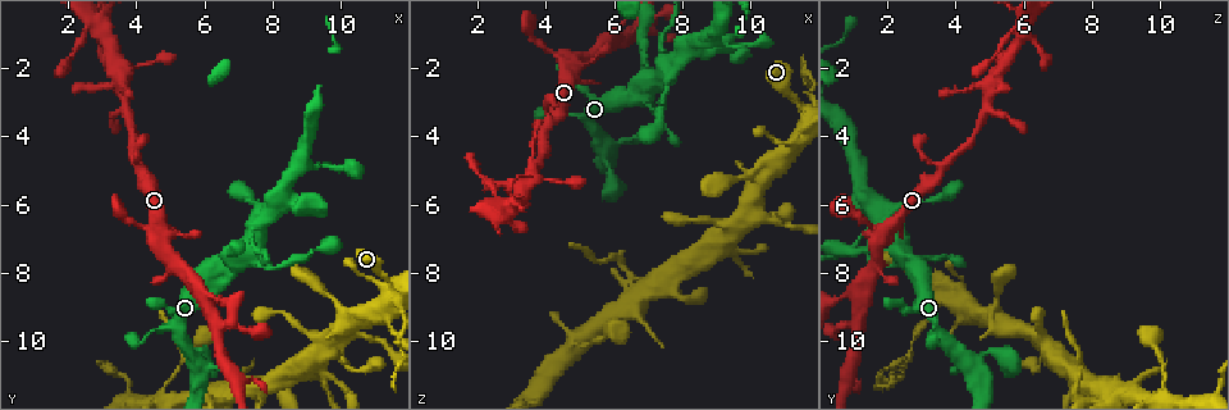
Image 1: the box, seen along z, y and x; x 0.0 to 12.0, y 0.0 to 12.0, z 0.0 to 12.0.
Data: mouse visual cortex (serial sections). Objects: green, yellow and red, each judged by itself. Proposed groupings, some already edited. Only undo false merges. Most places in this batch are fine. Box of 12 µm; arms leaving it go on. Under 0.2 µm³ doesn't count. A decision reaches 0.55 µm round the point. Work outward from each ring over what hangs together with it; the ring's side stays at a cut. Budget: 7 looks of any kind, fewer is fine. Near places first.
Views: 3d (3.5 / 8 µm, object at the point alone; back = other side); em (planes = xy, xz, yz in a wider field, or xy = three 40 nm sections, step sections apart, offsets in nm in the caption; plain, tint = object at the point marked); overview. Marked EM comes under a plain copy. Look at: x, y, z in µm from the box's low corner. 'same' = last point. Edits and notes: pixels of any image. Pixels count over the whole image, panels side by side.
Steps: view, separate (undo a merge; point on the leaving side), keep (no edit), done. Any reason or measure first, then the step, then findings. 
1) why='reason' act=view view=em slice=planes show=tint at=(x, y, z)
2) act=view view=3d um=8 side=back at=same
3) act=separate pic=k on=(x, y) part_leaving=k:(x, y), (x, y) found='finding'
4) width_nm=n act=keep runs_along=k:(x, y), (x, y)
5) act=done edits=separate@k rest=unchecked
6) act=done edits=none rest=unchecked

why='side arm on a straight run' act=view view=3d um=3.5 at=(5.9, 8.5, 1.1)

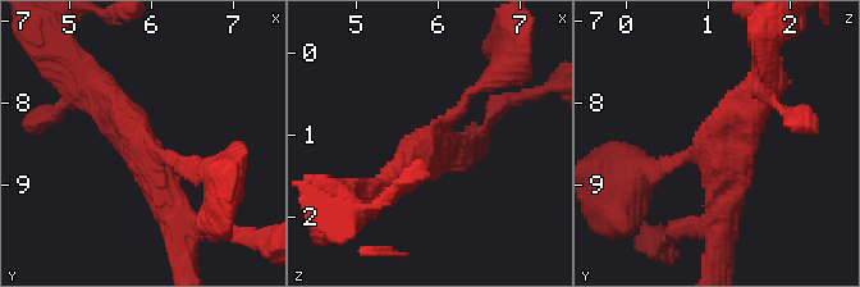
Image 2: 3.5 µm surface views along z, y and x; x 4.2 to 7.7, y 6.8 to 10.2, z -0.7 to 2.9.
arms=3 arm_widths_nm=150,400,400 why='need the tissue' act=view view=em slice=xy step=1 show=tint at=(5.90, 8.55, 1.20)

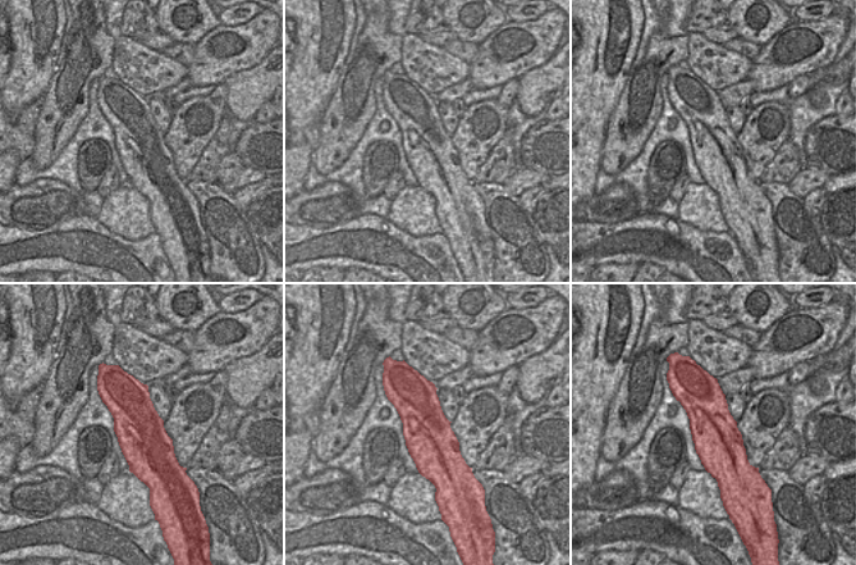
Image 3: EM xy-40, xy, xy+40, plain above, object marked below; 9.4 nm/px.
act=keep runs_along=2:(94, 90), (133, 124), (177, 223) found='one cell here'

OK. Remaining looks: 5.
why='side arm on a straight run' act=view view=3d um=3.5 side=back at=(11.4, 9.0, 4.2)

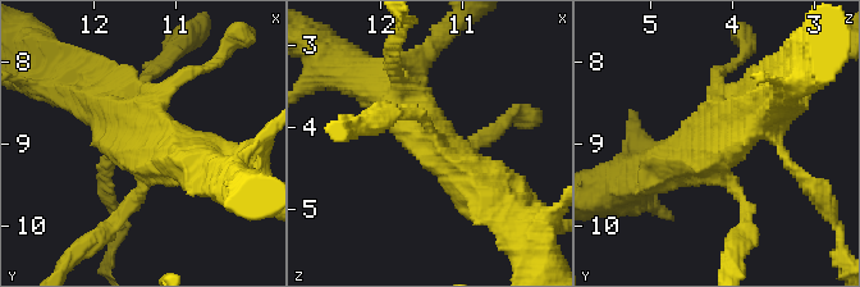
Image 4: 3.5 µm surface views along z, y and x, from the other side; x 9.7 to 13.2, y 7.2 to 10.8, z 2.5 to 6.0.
arms=3 arm_widths_nm=150,600,600 why='need the tissue' act=view view=em slice=planes show=tint at=(11.35, 9.00, 4.25)

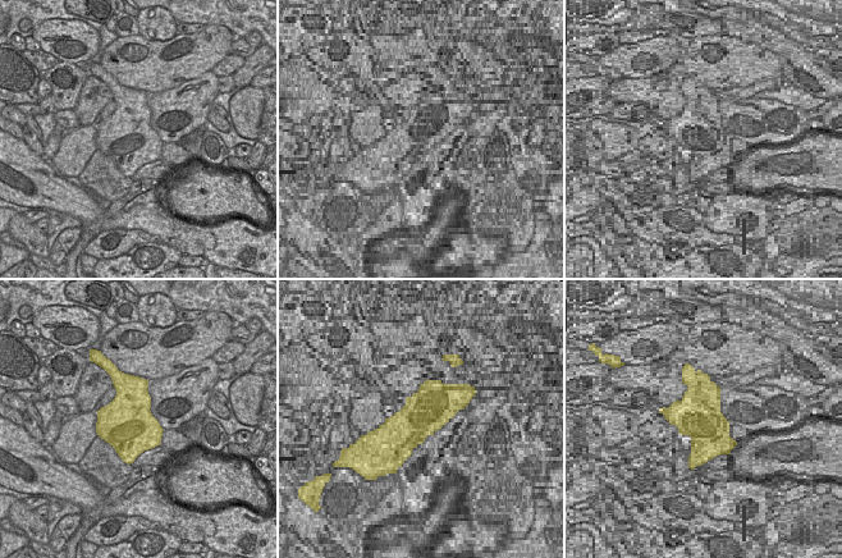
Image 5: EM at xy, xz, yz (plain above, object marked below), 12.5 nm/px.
act=view view=em slice=xy step=1 show=tint at=same

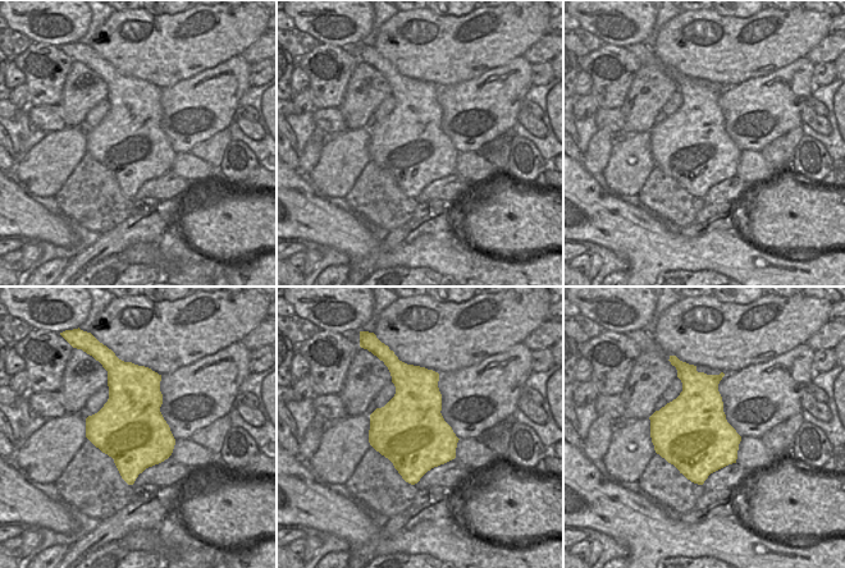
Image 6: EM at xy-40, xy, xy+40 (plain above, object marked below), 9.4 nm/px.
act=keep runs_along=4:(390, 89), (402, 112), (497, 204) found='one cell here'

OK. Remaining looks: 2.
why='three arms meet' act=view view=3d um=3.5 at=(9.8, 10.0, 6.6)

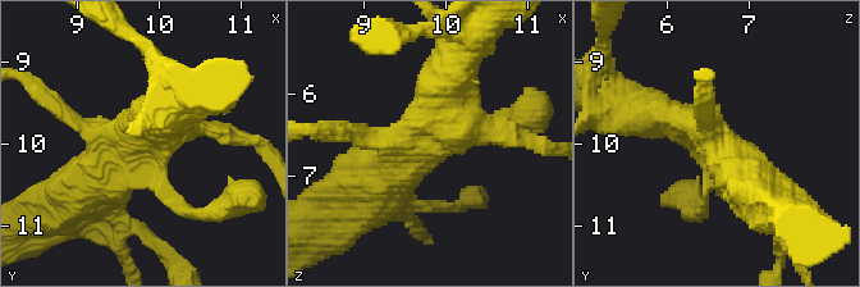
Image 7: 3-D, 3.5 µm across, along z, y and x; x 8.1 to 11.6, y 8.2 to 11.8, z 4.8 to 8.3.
why='now the EM' act=view view=em slice=planes show=tint at=(9.80, 10.00, 6.65)

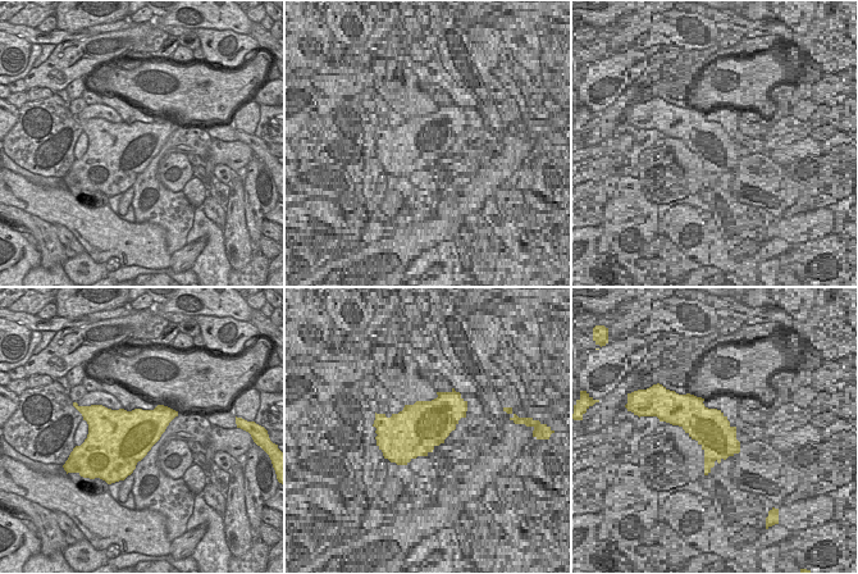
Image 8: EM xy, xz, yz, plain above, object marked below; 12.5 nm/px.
act=keep runs_along=7:(451, 76), (443, 132), (364, 185) found='all the same cell'

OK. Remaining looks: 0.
act=done edits=none rest=unchecked

